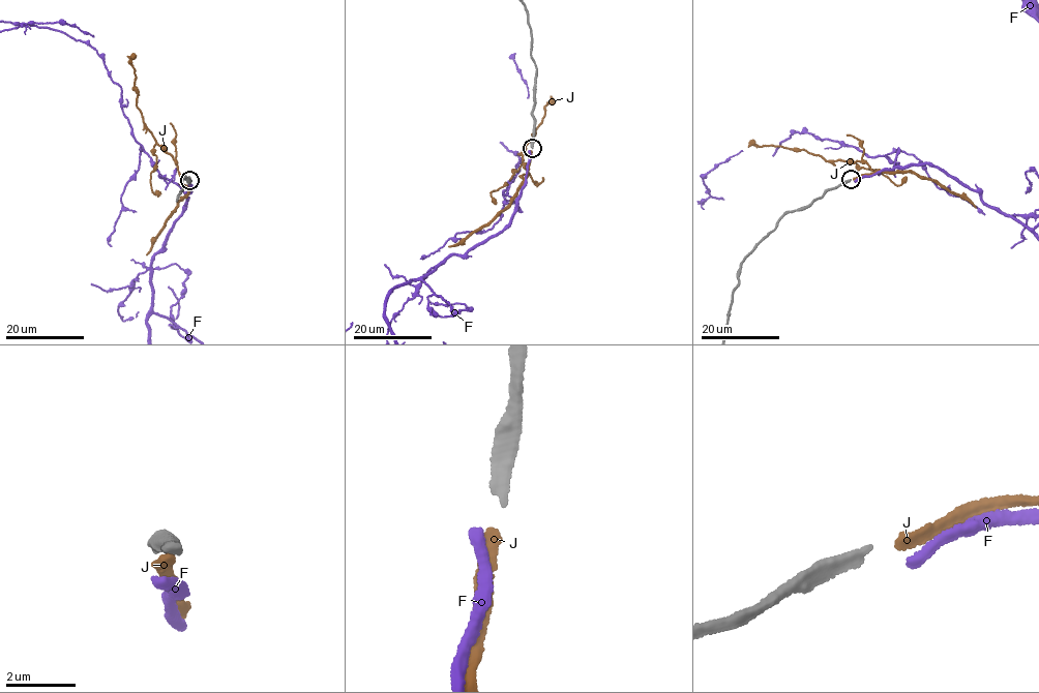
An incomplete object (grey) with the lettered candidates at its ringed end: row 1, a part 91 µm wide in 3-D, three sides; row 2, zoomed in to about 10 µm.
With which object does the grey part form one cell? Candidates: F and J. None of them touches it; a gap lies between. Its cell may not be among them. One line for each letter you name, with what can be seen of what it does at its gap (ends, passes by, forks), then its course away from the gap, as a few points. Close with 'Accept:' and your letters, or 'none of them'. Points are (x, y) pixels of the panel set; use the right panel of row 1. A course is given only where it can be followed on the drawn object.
J: it ends; course (853, 178), (879, 171), (858, 161), (827, 161), (802, 149), (748, 146)
Accept: J

